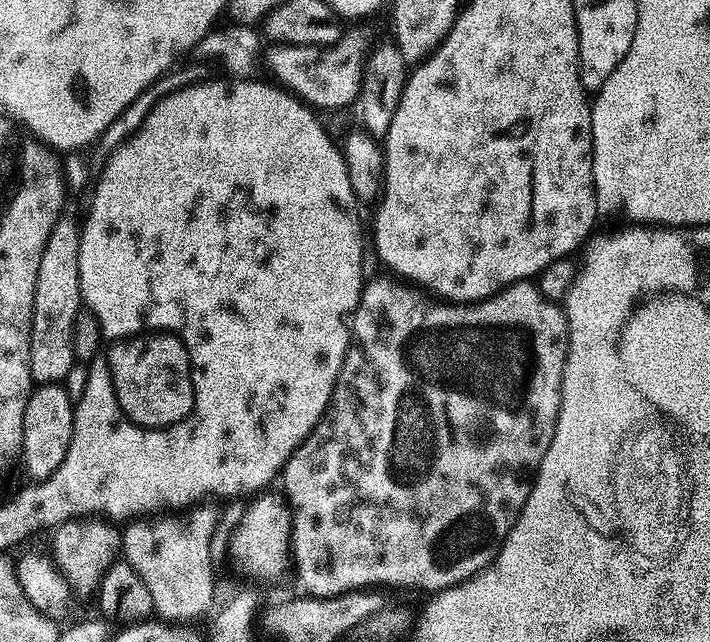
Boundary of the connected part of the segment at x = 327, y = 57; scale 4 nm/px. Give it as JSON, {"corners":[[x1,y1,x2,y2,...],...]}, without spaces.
{"corners":[[348,34,341,35,335,44,321,46,319,44,277,44,271,45,272,49,265,51,262,64,268,67,268,72,279,87,289,91,293,96,304,101,313,109,344,108,347,104,355,105,360,95,360,83,364,73,364,58,366,48,356,40,351,40]]}

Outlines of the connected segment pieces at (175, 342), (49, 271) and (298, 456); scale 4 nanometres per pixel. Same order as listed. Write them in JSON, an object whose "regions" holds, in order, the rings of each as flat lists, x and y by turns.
{"regions":[[[152,332,113,343,106,354,115,397,125,416,141,428,169,428,195,409,189,352,175,333]],[[61,214,46,238,42,263,38,265,38,286,34,286,34,314,30,334,30,374,37,385,58,384,67,378,70,368,78,362,74,354,74,322,82,310,78,254,80,253,81,221]],[[375,278,365,283,364,291,360,294,360,302,356,306,356,311,350,317,350,343,348,345,348,353,340,367,340,373,338,374,336,385,332,391,332,397,328,403,328,411,316,423,311,434,296,447,294,454,285,462,282,473,282,481,284,480,284,489,282,489,282,492,287,499,288,507,292,509,290,556,294,561,294,568,296,564,296,576,300,579,301,586,308,591,305,593,312,598,341,596,350,590,358,590,359,588,379,589,381,586,385,589,390,587,421,588,422,591,428,592,427,594,435,594,441,592,443,588,461,584,463,580,477,576,486,565,492,563,493,558,498,554,498,550,506,538,506,534,510,534,510,530,514,526,514,522,518,518,518,514,530,494,532,482,536,479,538,466,542,466,542,458,546,458,546,450,550,450,550,442,554,438,554,430,556,429,558,414,560,413,560,391,562,390,562,378,564,377,566,358,568,357,568,320,564,316,563,307,555,300,546,299,540,293,540,289,535,283,520,280,518,283,510,285,509,288,504,288,496,296,489,296,483,300,478,300,475,304,449,304,447,302,435,302,433,299,419,294,413,287,403,286,393,279,382,279]]]}

